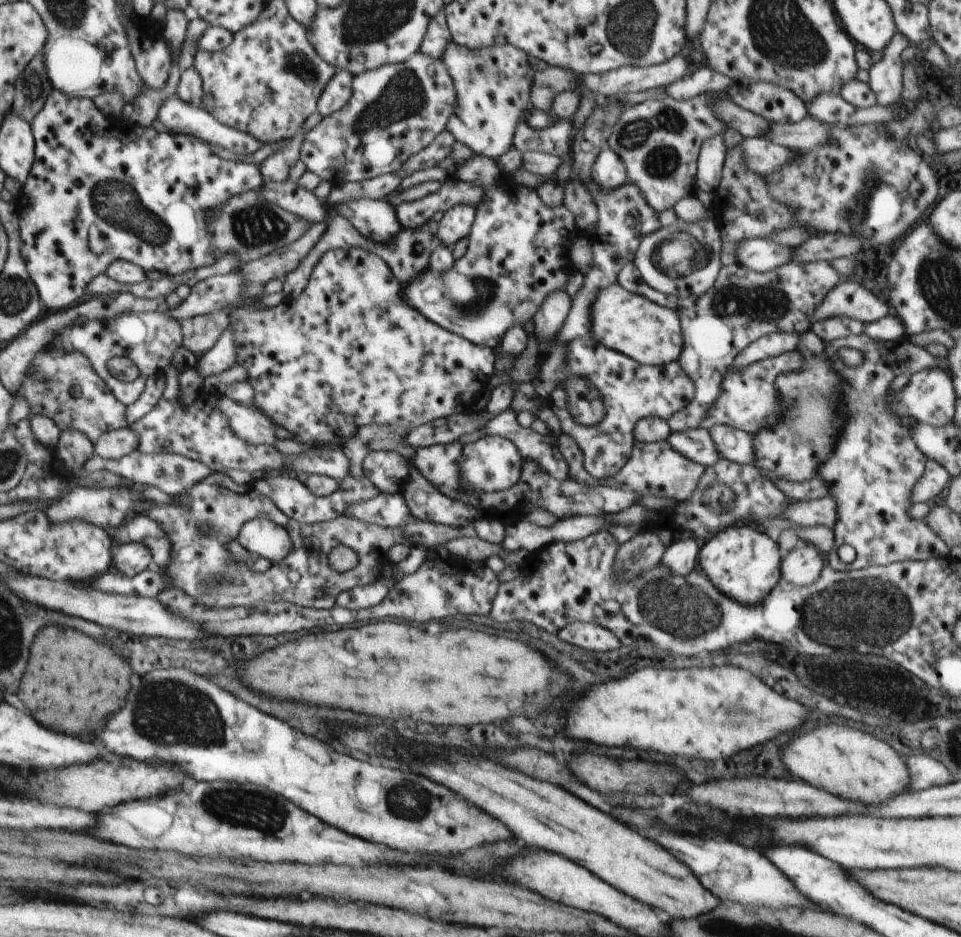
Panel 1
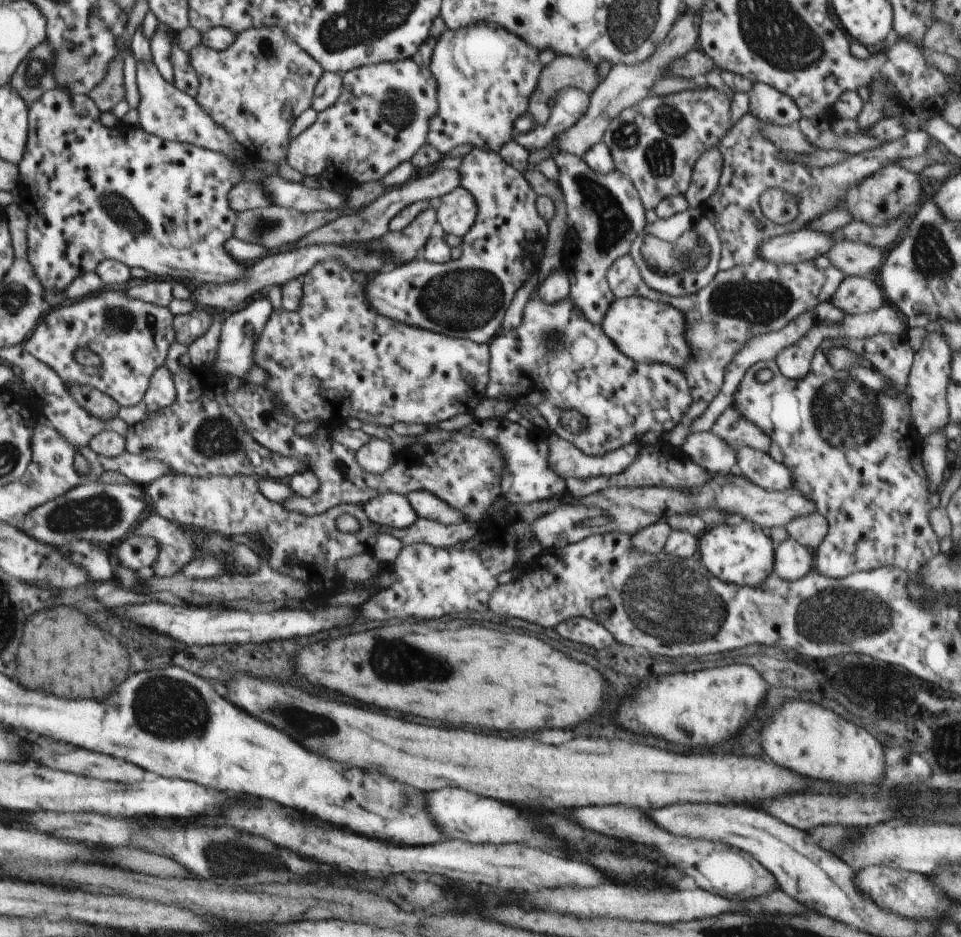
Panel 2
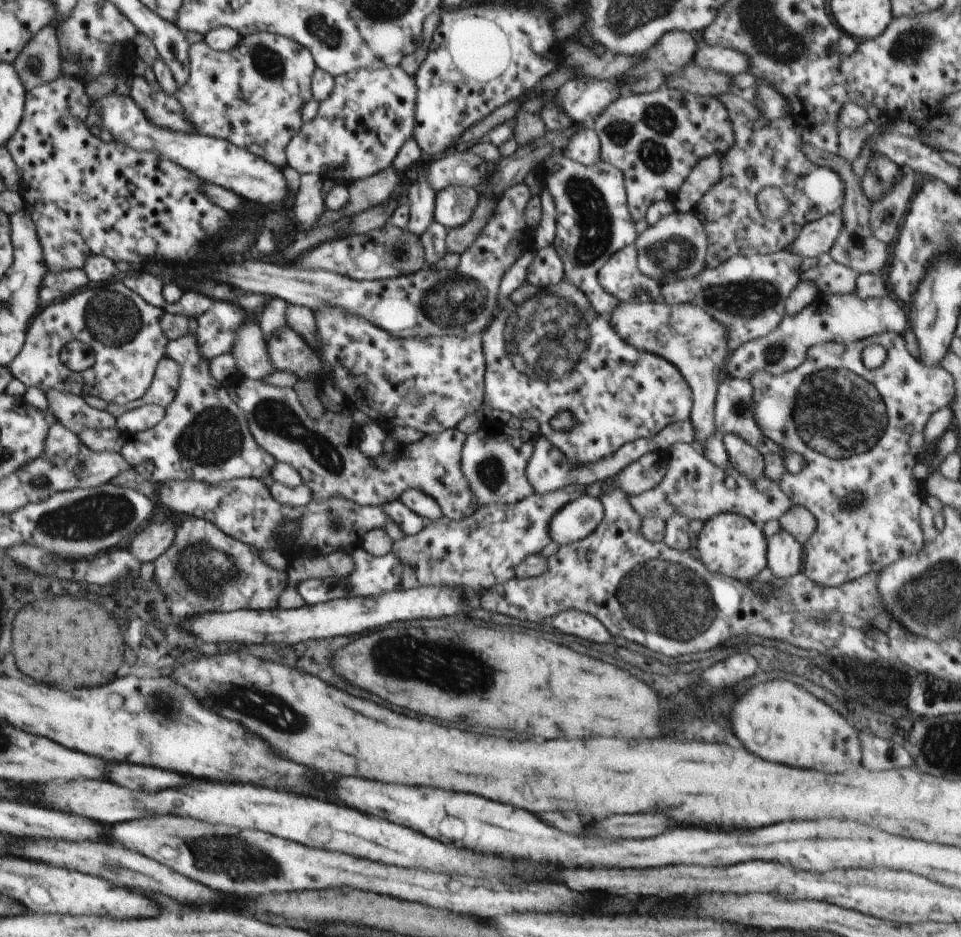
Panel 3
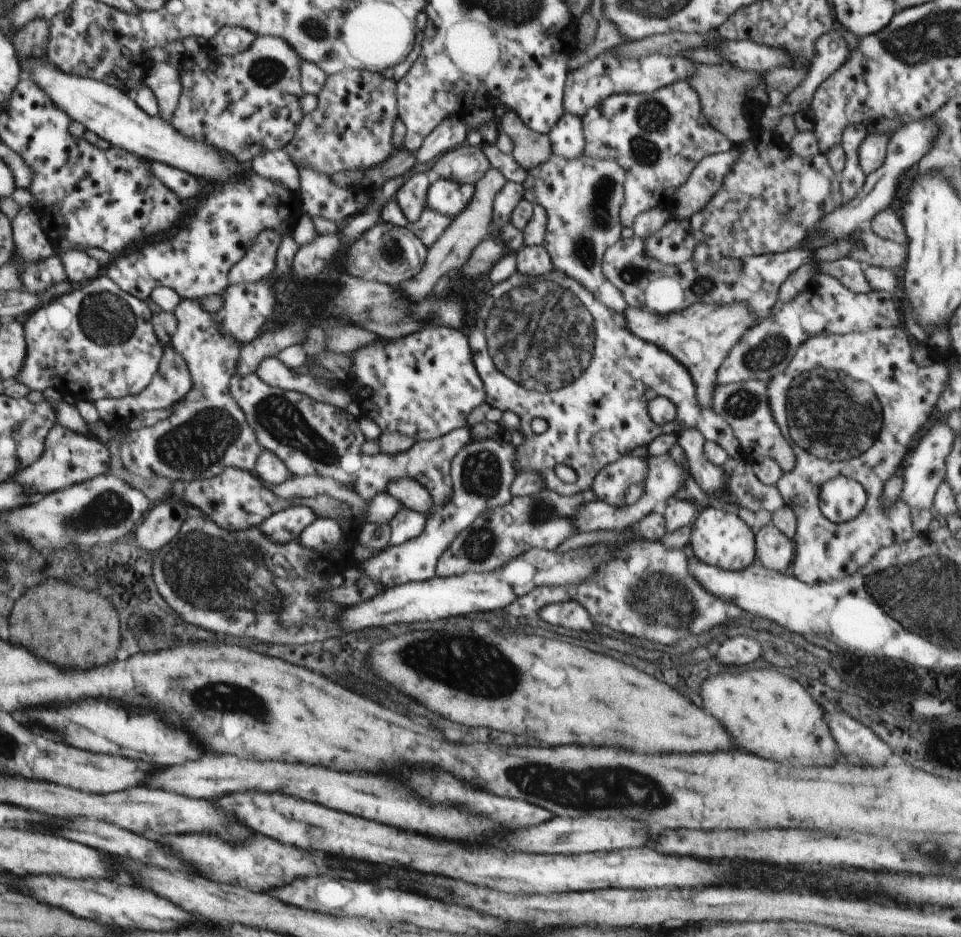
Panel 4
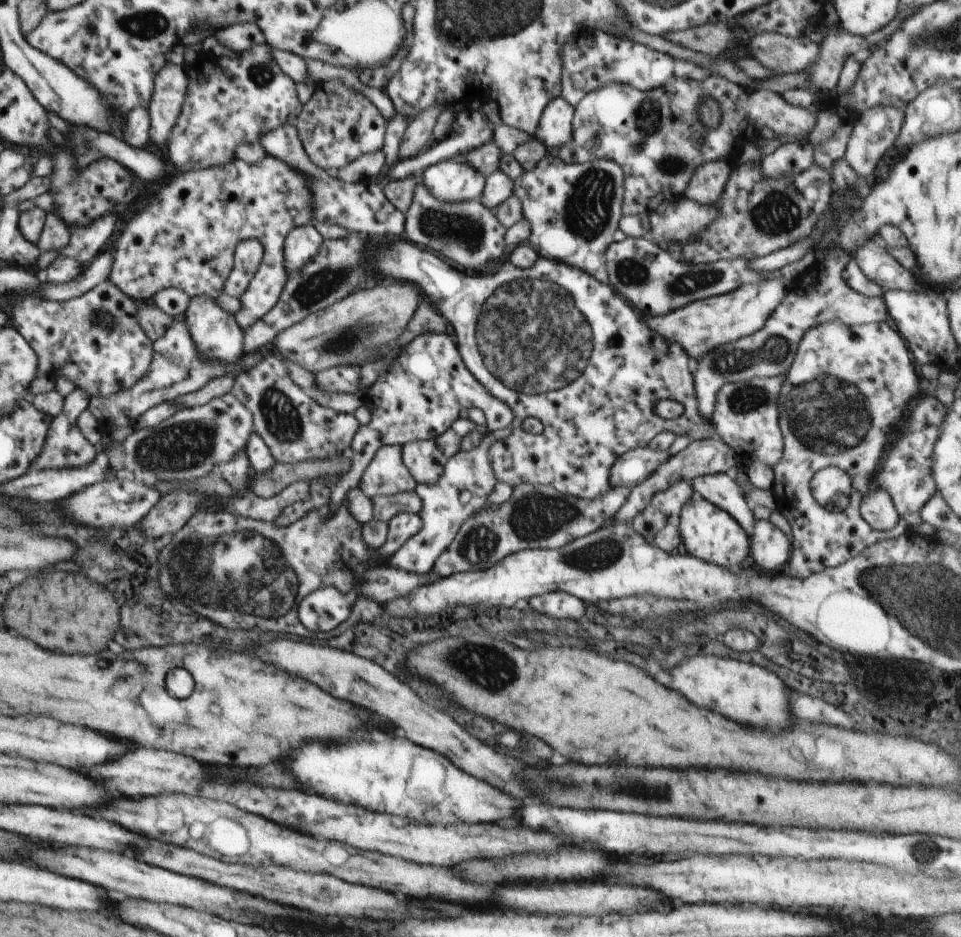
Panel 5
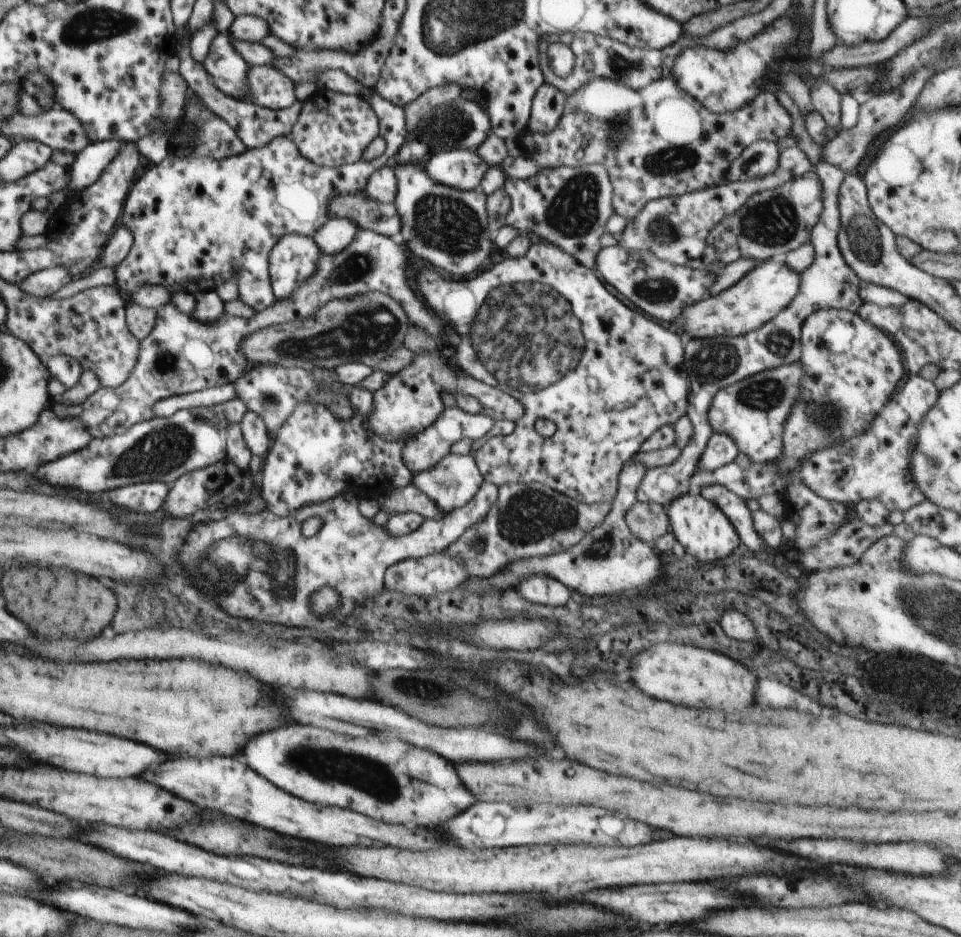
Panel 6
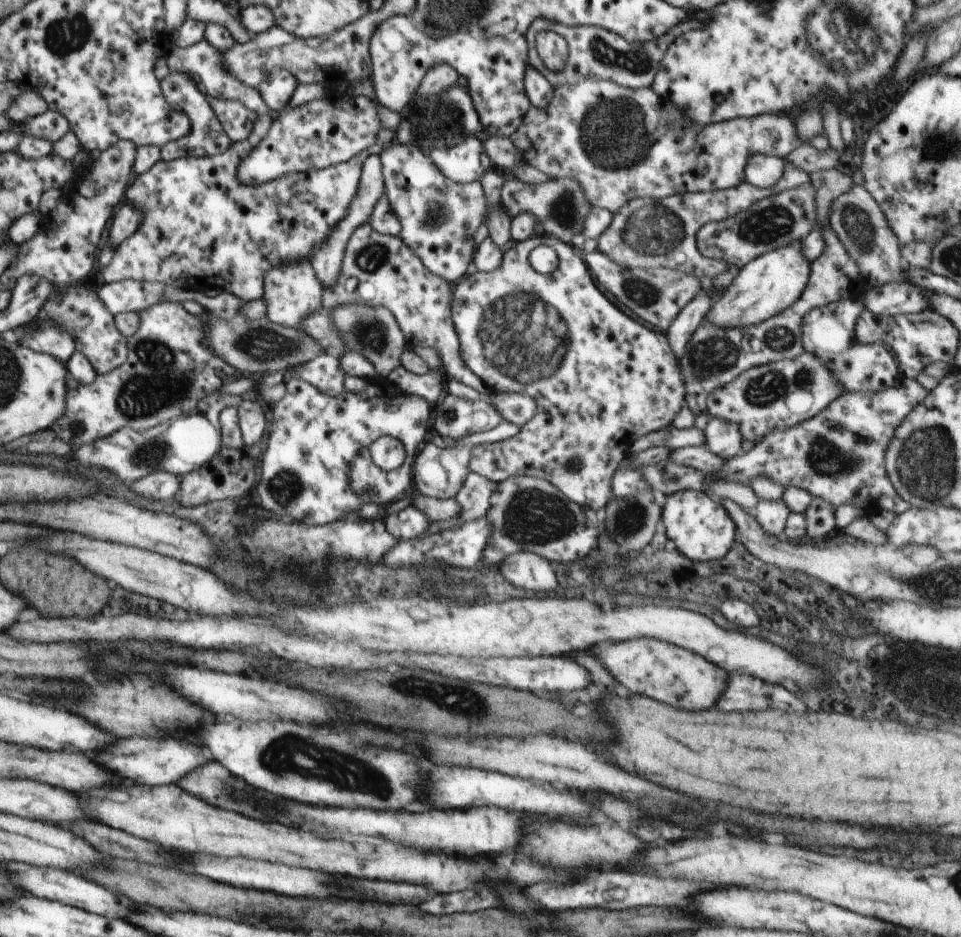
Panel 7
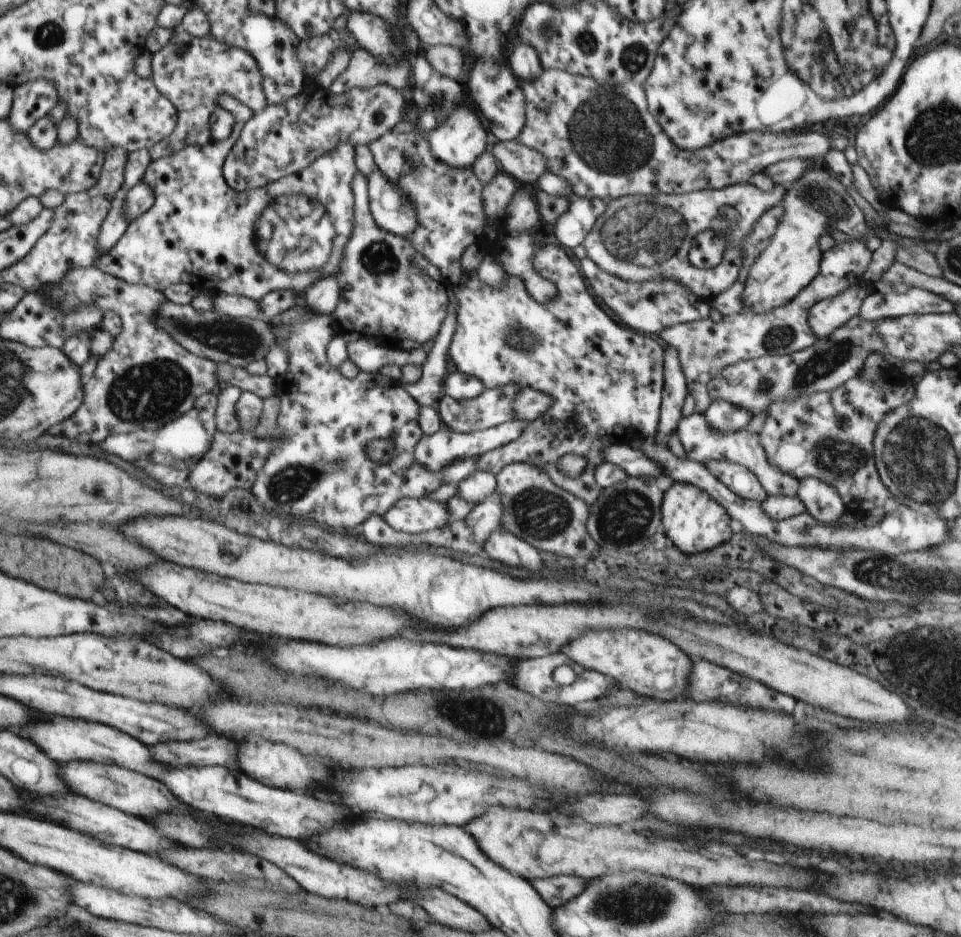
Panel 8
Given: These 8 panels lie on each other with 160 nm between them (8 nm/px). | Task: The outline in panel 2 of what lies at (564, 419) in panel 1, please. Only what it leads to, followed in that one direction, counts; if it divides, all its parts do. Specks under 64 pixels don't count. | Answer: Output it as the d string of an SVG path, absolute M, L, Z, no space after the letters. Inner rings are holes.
M540 298L528 300L526 308L524 309L522 324L518 326L517 329L512 330L512 332L502 331L498 336L494 337L489 344L489 353L489 381L487 382L486 394L488 398L497 398L498 400L514 399L519 402L519 410L526 410L525 407L528 404L536 406L540 414L547 420L548 433L556 434L560 438L566 439L566 442L570 442L570 444L576 446L576 448L584 454L595 457L603 457L605 454L612 453L620 447L629 445L630 443L640 442L642 436L647 432L654 431L655 433L661 434L668 432L674 425L680 422L682 415L688 410L692 402L691 390L682 370L666 363L646 364L628 358L610 338L606 336L606 333L599 324L592 324L581 315L579 310L571 304L569 298L556 305L548 305L542 302ZM565 410L580 412L580 414L588 420L588 426L586 426L582 432L578 432L578 434L572 434L572 432L566 430L561 425L560 418L560 414Z

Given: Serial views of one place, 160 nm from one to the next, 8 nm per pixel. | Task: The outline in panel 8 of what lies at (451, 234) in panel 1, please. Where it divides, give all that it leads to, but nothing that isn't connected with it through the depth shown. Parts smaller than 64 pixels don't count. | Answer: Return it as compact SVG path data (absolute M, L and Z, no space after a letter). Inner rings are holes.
M464 102L460 108L452 110L448 114L448 118L444 118L436 128L430 130L426 138L429 140L430 149L436 160L440 160L452 168L471 168L474 166L476 160L482 156L482 152L487 150L488 138L484 122L480 120L476 111L473 103L472 106L468 106Z

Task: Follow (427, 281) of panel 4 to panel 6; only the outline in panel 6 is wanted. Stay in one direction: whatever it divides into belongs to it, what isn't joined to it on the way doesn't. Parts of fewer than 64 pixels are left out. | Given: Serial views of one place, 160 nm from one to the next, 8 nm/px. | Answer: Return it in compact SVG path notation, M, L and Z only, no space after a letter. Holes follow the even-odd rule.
M370 291L354 298L323 304L312 316L254 331L241 342L247 360L302 370L334 370L346 363L362 363L374 369L383 358L404 344L409 318L389 294Z

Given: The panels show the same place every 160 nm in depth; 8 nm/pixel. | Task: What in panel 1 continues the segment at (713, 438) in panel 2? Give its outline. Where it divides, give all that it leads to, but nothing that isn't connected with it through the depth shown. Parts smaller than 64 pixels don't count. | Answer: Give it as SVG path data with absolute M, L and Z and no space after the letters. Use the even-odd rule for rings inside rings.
M702 427L671 432L666 442L682 456L705 467L712 466L720 458L709 430Z

